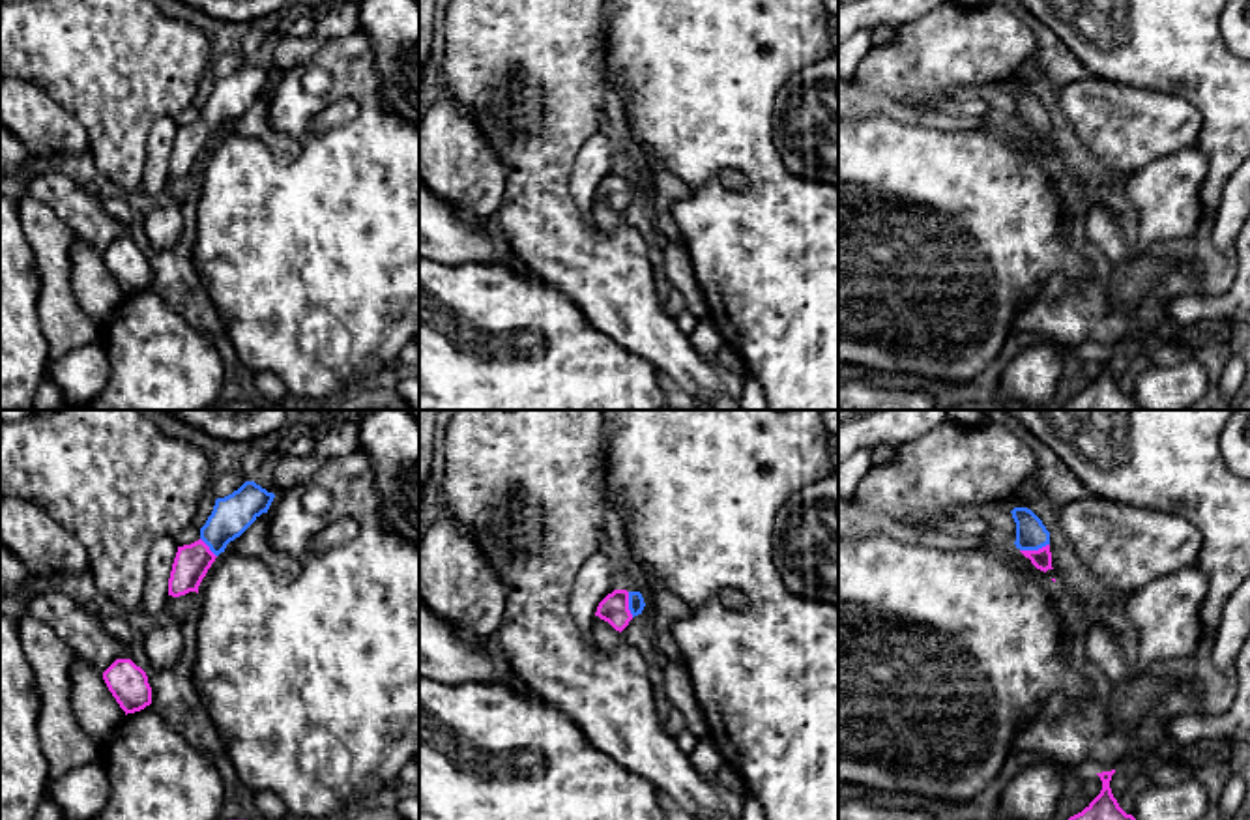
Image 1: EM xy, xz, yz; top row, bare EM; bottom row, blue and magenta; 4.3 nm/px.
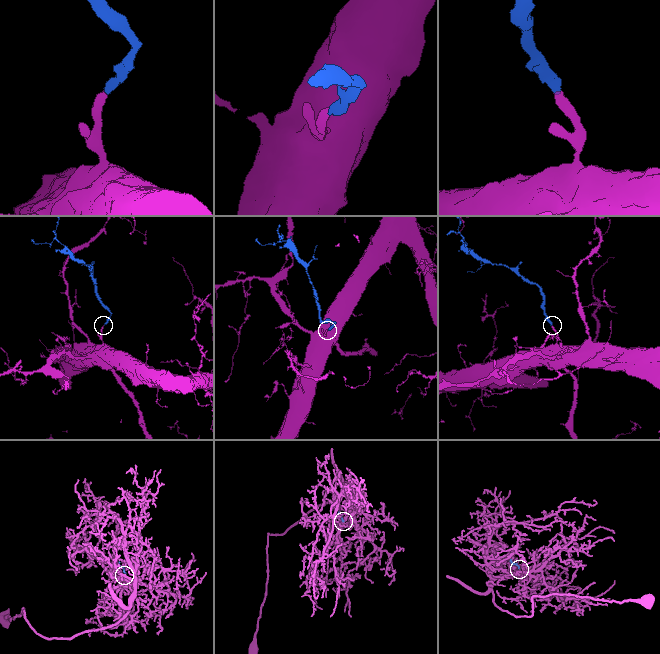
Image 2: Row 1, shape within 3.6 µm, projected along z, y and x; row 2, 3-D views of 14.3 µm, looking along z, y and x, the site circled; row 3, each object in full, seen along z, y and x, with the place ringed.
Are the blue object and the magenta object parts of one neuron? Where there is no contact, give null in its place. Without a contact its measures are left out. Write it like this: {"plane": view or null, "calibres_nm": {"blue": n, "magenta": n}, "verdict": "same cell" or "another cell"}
{"plane": "yz", "calibres_nm": {"blue": 140, "magenta": 90}, "verdict": "same cell"}

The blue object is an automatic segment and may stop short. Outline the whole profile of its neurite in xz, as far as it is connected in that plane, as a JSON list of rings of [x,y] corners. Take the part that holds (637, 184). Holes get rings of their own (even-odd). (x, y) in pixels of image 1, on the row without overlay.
[[[614,170],[599,183],[595,197],[621,213],[634,197],[642,195],[644,187],[640,172]]]

